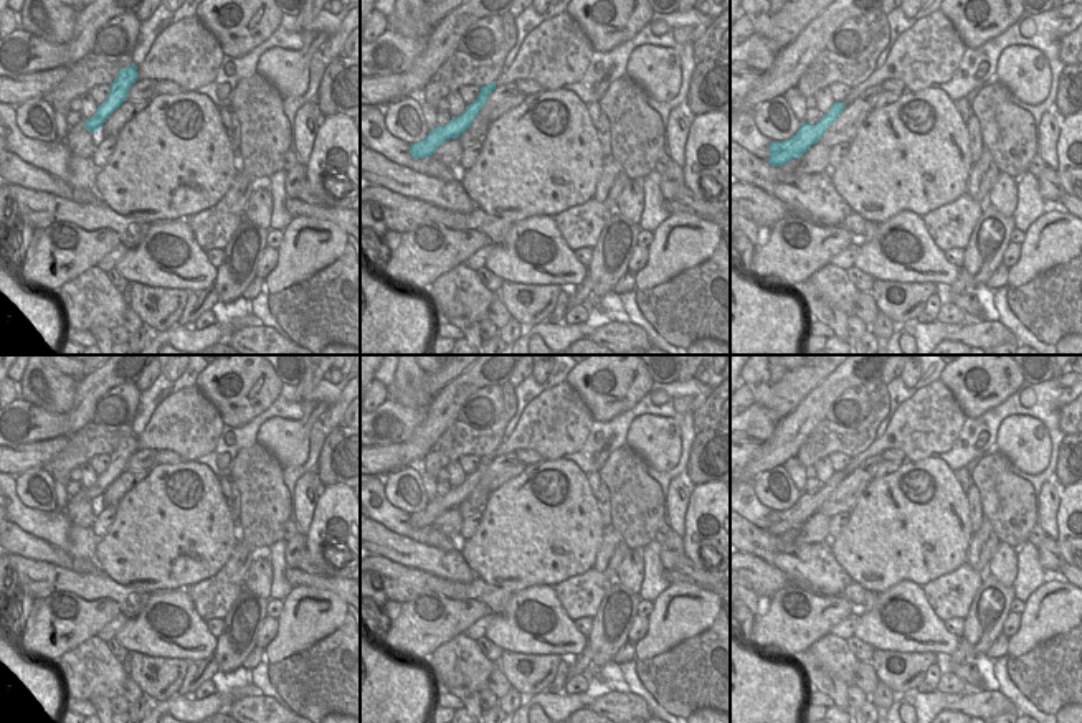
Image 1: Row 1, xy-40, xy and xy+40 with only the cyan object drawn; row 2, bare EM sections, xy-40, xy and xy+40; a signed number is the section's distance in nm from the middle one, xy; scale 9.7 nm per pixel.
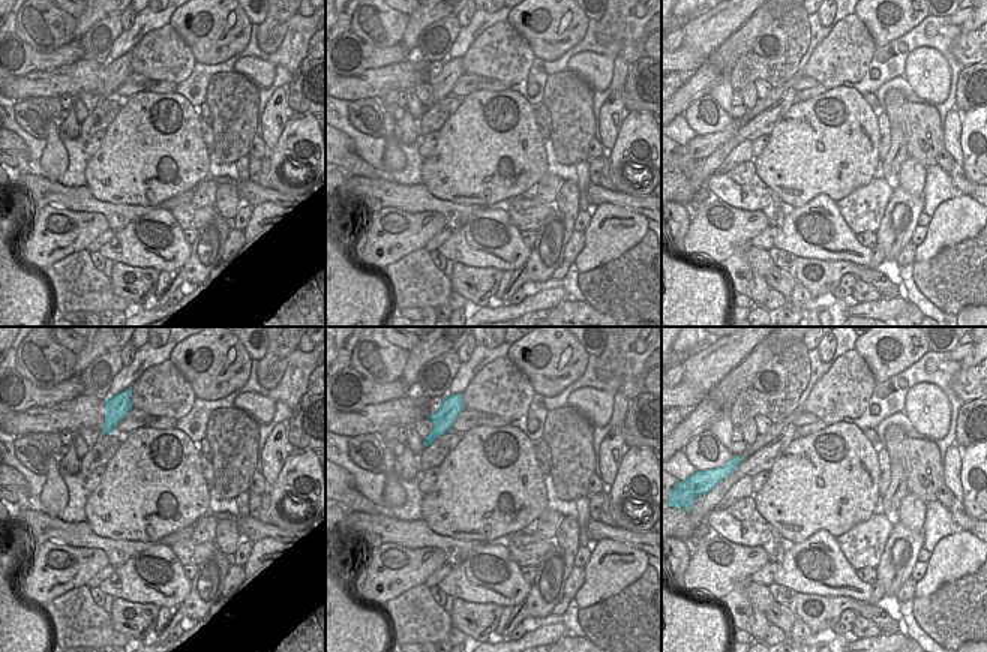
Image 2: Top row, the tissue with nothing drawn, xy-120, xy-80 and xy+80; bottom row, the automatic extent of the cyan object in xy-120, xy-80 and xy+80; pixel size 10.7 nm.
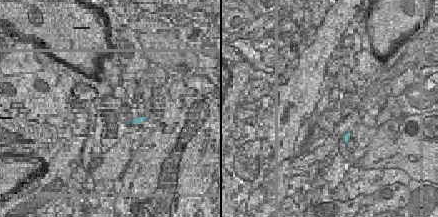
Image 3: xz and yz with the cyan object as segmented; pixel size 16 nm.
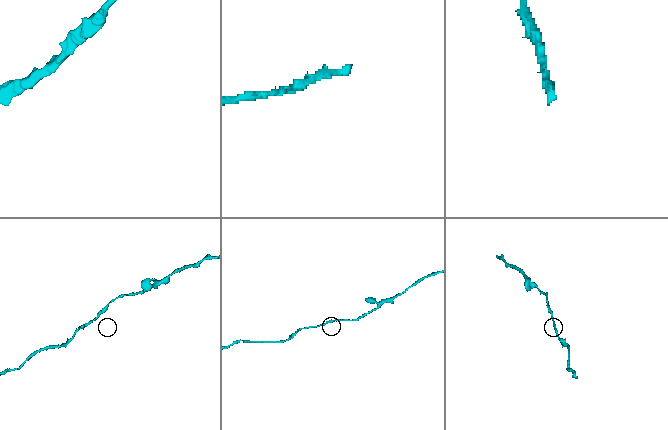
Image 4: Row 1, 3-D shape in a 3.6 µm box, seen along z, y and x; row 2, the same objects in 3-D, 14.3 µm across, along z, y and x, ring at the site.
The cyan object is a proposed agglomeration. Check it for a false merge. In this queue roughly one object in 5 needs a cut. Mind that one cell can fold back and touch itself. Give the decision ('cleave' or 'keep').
keep

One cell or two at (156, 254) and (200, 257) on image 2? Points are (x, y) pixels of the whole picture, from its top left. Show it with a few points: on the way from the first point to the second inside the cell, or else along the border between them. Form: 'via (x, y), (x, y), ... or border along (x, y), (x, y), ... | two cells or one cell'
border along (191, 245), (191, 257), (180, 267) | two cells

